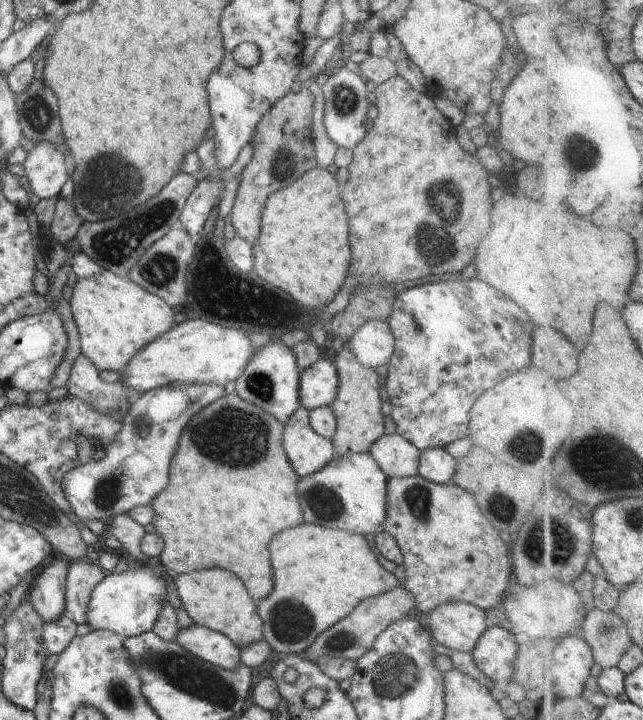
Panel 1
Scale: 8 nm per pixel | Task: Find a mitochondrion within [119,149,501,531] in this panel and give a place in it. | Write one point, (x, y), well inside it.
(230, 436)

